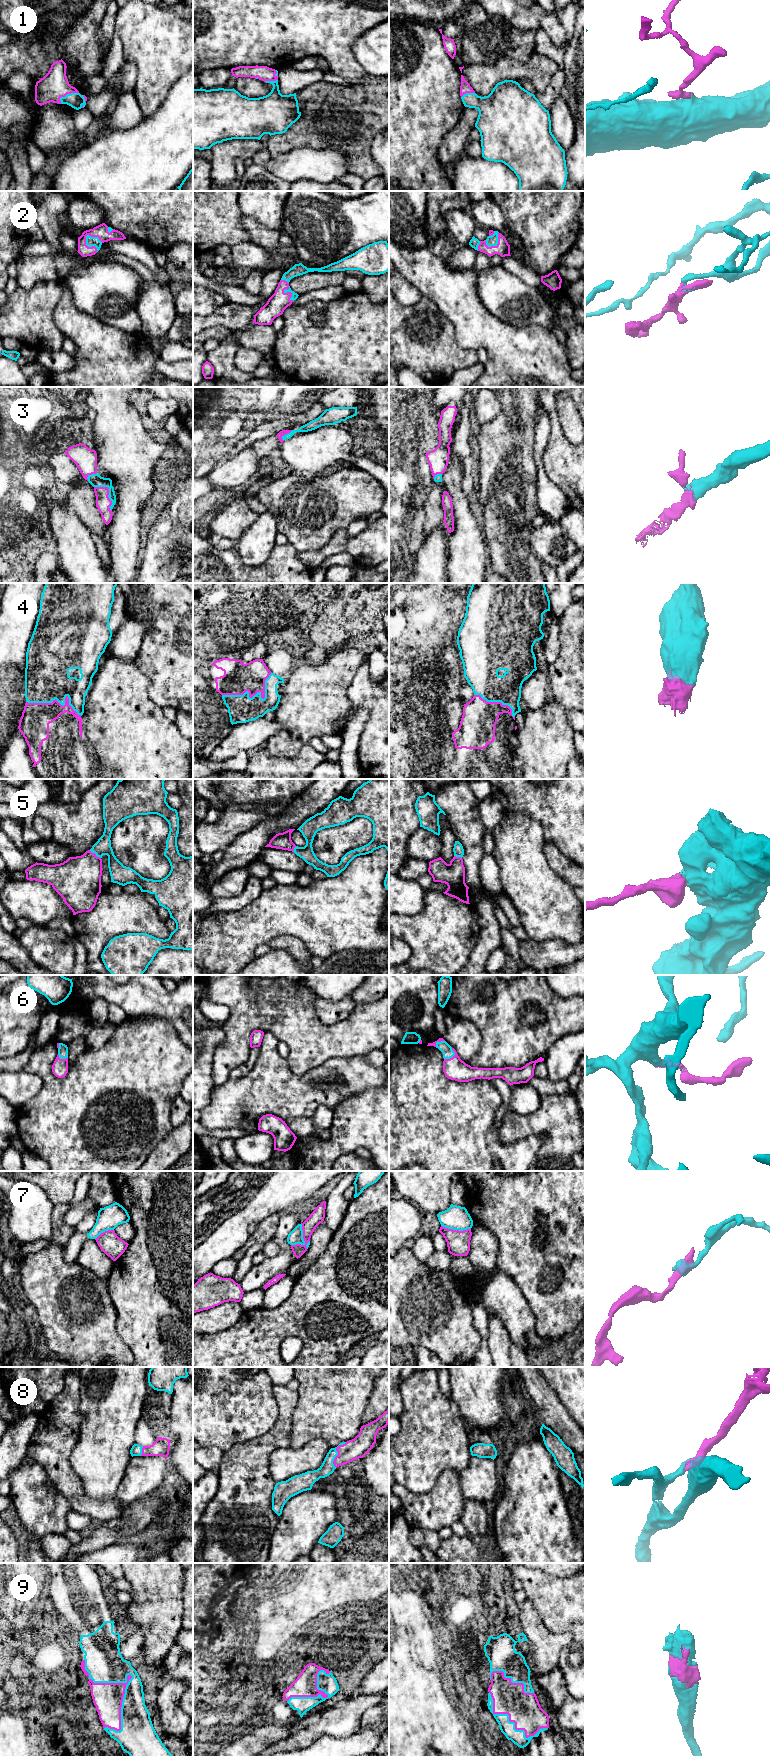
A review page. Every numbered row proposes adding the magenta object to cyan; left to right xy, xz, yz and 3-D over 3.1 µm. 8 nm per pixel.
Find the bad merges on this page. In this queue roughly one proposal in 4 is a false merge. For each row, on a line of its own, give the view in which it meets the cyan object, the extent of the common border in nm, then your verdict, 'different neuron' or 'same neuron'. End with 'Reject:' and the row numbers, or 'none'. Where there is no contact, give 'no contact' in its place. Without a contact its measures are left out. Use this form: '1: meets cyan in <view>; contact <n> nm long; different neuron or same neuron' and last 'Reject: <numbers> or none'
1: meets cyan in xy; contact 180 nm long; same neuron
2: meets cyan in xy; contact 170 nm long; same neuron
3: meets cyan in xy; contact 240 nm long; same neuron
4: meets cyan in xz; contact 440 nm long; same neuron
5: meets cyan in xy; contact 120 nm long; same neuron
6: meets cyan in yz; contact 120 nm long; same neuron
7: meets cyan in xz; contact 220 nm long; different neuron
8: meets cyan in xz; contact 220 nm long; same neuron
9: meets cyan in xy; contact 500 nm long; same neuron
Reject: 7

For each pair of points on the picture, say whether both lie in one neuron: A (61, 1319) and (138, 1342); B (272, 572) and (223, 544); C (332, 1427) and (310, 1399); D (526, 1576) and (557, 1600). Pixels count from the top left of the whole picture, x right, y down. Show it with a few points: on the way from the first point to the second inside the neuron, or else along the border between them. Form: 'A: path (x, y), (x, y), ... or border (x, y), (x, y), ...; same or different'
A: border (116, 1314), (116, 1331), (134, 1356); different
B: border (234, 545), (225, 549), (217, 549), (214, 546); different
C: path (331, 1420), (317, 1406); same
D: path (534, 1581), (549, 1595); same

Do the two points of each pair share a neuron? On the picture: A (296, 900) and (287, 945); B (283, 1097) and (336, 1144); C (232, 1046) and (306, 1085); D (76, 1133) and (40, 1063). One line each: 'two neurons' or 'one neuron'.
A: two neurons
B: two neurons
C: two neurons
D: one neuron

